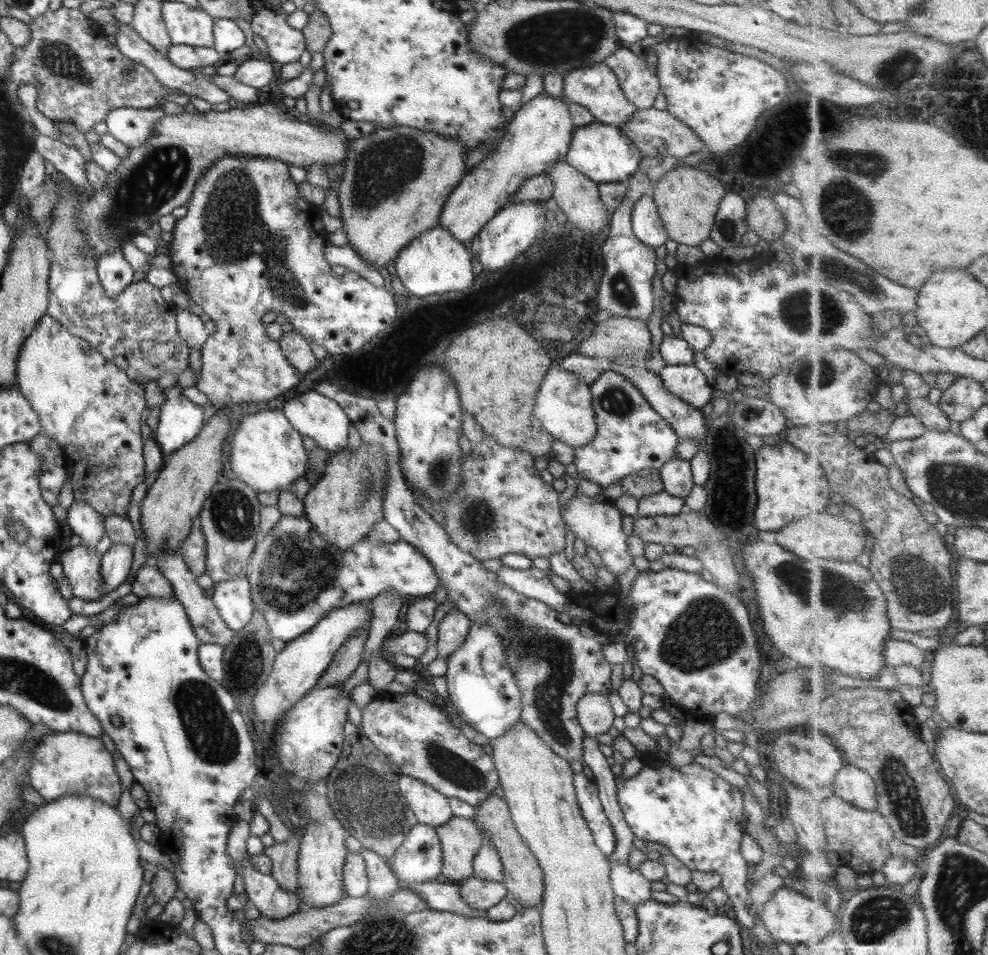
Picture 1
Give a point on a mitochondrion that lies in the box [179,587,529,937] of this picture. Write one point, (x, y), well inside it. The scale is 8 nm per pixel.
(369, 805)

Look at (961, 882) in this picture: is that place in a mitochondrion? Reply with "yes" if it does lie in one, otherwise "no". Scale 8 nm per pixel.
yes

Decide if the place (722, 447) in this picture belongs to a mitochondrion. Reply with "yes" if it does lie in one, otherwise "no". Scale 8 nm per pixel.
no

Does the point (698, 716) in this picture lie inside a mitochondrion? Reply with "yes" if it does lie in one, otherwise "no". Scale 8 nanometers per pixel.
no

